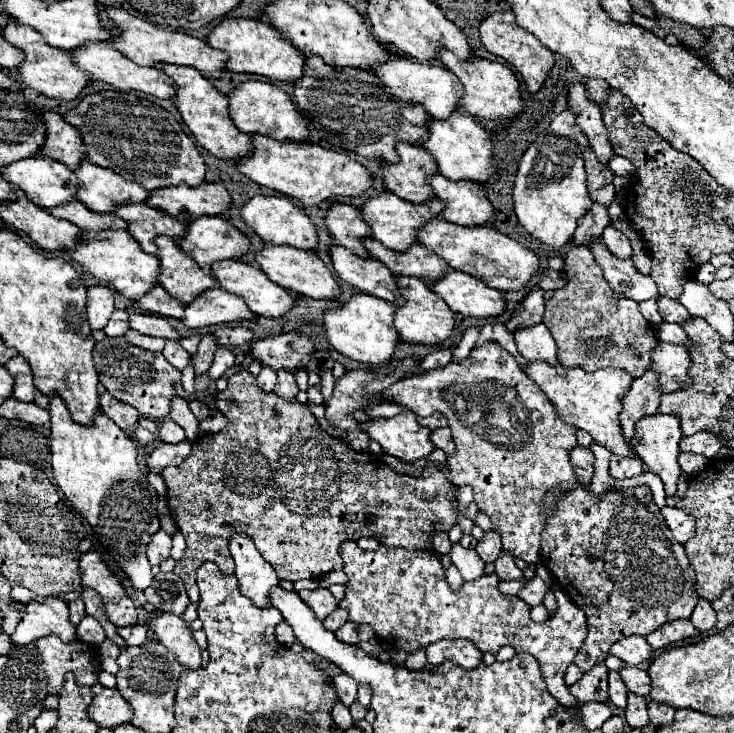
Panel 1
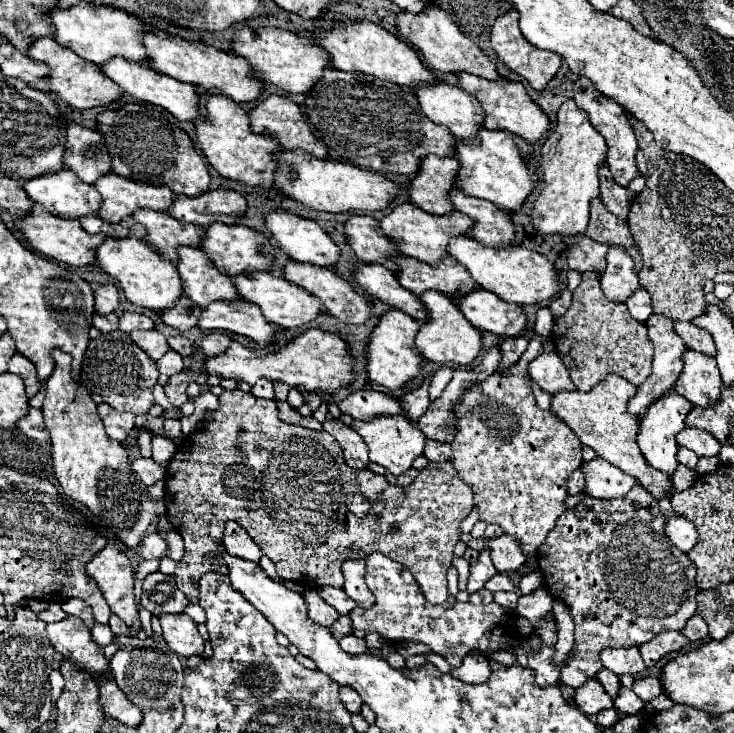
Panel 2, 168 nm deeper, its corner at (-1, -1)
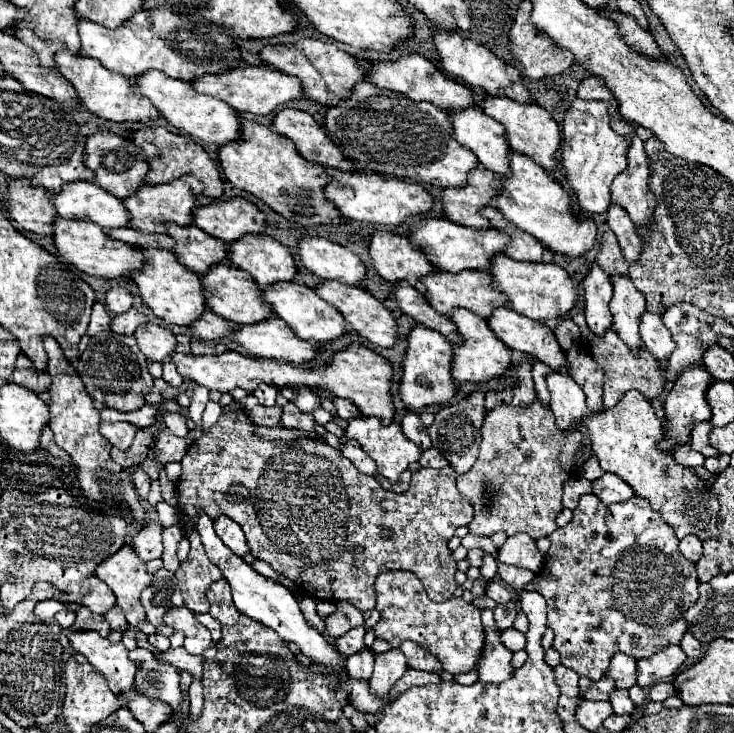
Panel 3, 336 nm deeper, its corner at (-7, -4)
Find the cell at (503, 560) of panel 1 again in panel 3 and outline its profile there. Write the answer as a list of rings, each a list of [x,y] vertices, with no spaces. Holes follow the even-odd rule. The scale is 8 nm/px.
[[[490,582],[490,586],[486,588],[486,594],[492,600],[496,600],[498,604],[506,604],[508,600],[512,600],[512,592],[504,584],[500,584],[500,582]]]

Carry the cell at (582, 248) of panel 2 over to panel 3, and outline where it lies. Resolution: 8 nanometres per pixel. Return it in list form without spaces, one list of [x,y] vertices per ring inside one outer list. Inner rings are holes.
[[[590,262],[582,286],[586,304],[586,324],[596,334],[602,334],[608,326],[612,326],[612,314],[608,310],[608,304],[612,300],[610,276],[596,262]]]

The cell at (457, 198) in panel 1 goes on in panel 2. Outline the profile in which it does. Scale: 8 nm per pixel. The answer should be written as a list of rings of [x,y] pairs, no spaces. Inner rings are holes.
[[[458,187],[450,191],[450,199],[458,211],[474,219],[474,229],[470,231],[472,239],[488,247],[510,247],[514,245],[514,223],[508,213],[500,211],[496,205],[470,197]]]

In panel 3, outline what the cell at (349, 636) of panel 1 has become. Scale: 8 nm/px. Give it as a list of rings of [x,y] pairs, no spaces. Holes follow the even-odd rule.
[[[364,648],[362,652],[352,654],[350,658],[346,658],[346,670],[354,678],[370,680],[372,668],[374,668],[374,654],[368,648]]]

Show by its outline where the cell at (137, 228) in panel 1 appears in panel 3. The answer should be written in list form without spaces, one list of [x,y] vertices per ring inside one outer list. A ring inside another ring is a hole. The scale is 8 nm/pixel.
[[[166,224],[168,234],[174,238],[174,256],[182,266],[202,276],[212,264],[226,260],[226,244],[198,226]]]

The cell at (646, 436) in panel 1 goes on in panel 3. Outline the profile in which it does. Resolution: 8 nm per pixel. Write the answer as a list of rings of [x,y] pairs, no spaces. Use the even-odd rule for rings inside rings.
[[[688,368],[688,370],[684,370],[678,376],[674,388],[668,392],[668,396],[664,400],[664,412],[666,412],[666,416],[662,420],[662,424],[664,424],[664,438],[658,442],[658,448],[662,448],[664,452],[672,454],[674,446],[678,446],[682,442],[688,442],[690,432],[692,432],[696,422],[710,420],[710,406],[708,406],[708,402],[704,398],[706,396],[706,388],[710,386],[710,380],[712,380],[710,372],[706,372],[702,368]]]

